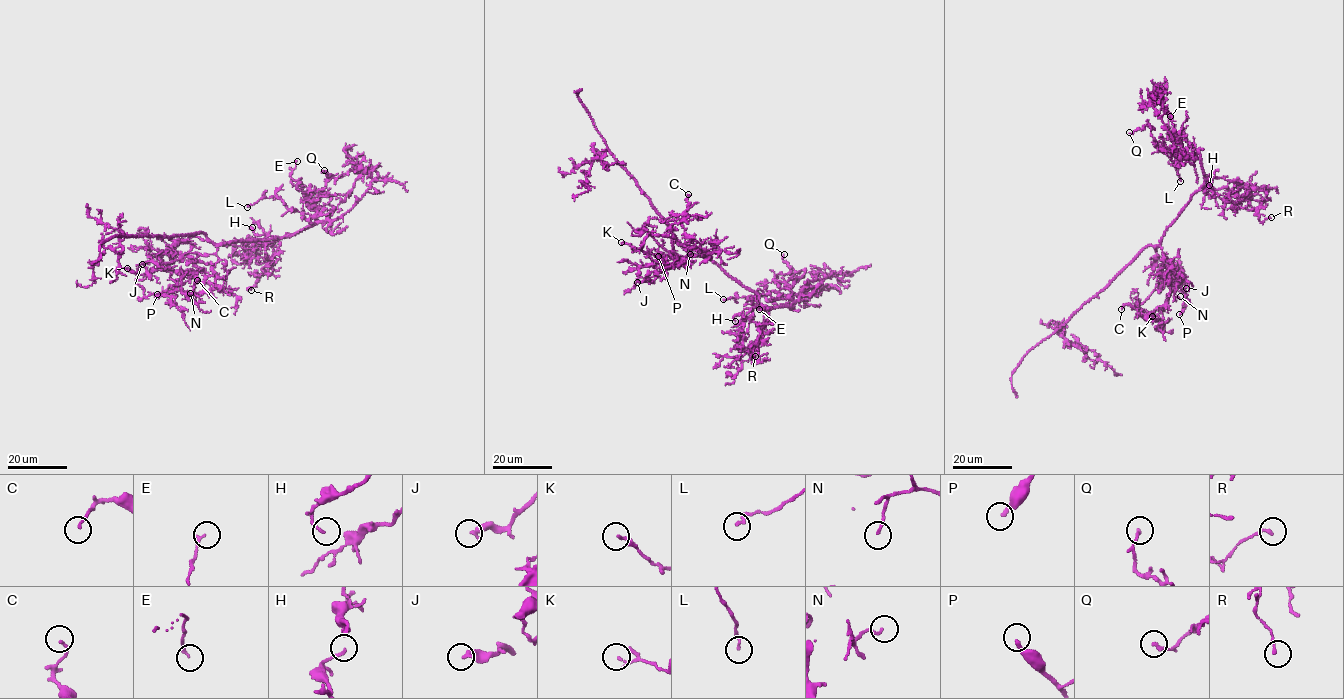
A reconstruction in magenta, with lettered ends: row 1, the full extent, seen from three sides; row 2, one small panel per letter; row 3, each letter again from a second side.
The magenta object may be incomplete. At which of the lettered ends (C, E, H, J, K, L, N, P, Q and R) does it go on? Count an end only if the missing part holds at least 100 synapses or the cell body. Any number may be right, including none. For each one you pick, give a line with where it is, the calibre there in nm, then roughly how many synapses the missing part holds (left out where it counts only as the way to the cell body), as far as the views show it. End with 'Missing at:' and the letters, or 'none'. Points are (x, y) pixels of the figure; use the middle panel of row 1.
Missing at: none

